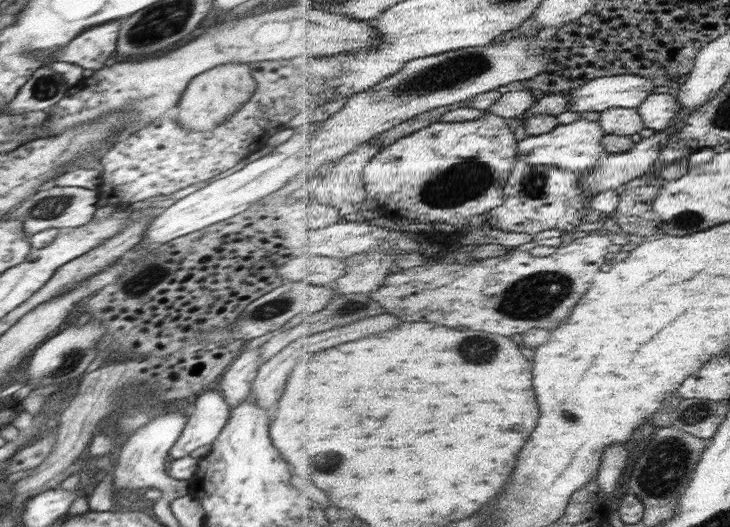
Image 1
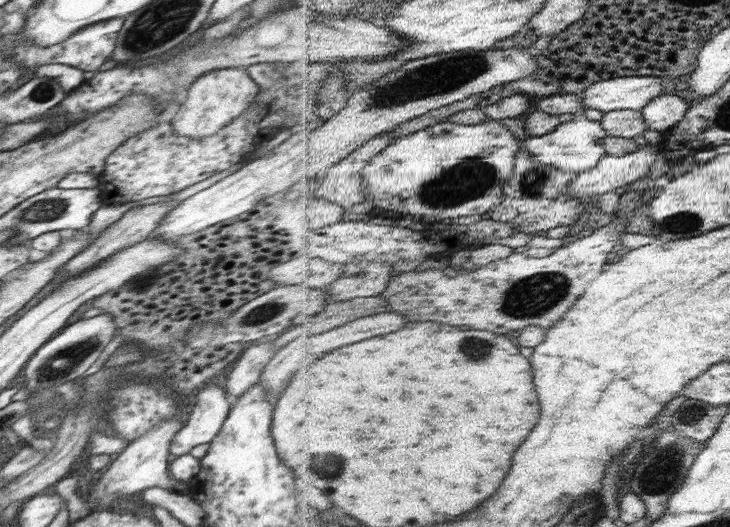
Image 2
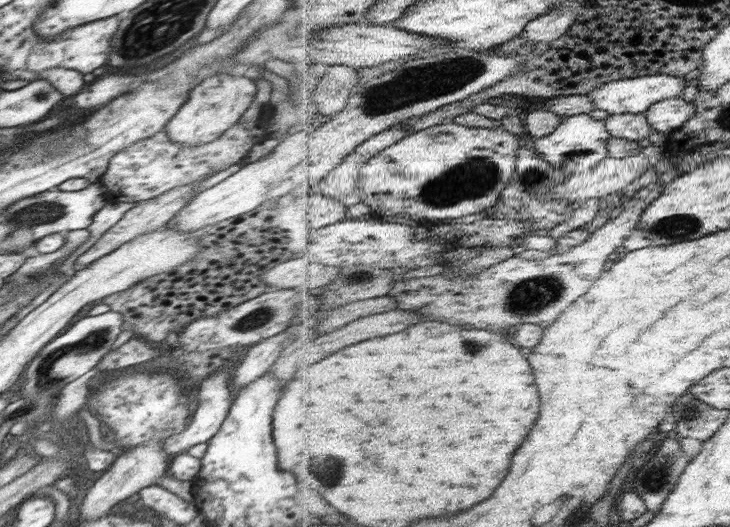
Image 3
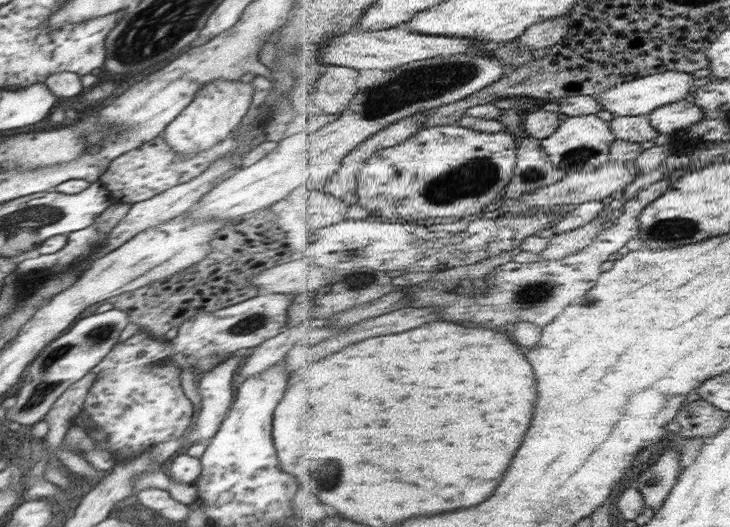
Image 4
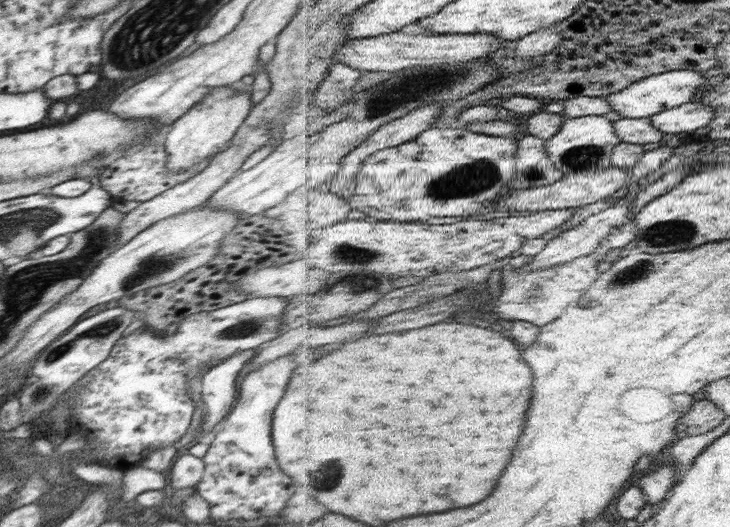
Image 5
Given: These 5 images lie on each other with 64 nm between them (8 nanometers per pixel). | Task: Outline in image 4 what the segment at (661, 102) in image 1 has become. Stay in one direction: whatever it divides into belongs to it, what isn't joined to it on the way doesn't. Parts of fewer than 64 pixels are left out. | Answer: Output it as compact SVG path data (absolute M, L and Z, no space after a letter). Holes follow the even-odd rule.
M682 101L666 104L650 114L652 124L661 133L676 134L692 125L704 121L706 112L697 102Z

